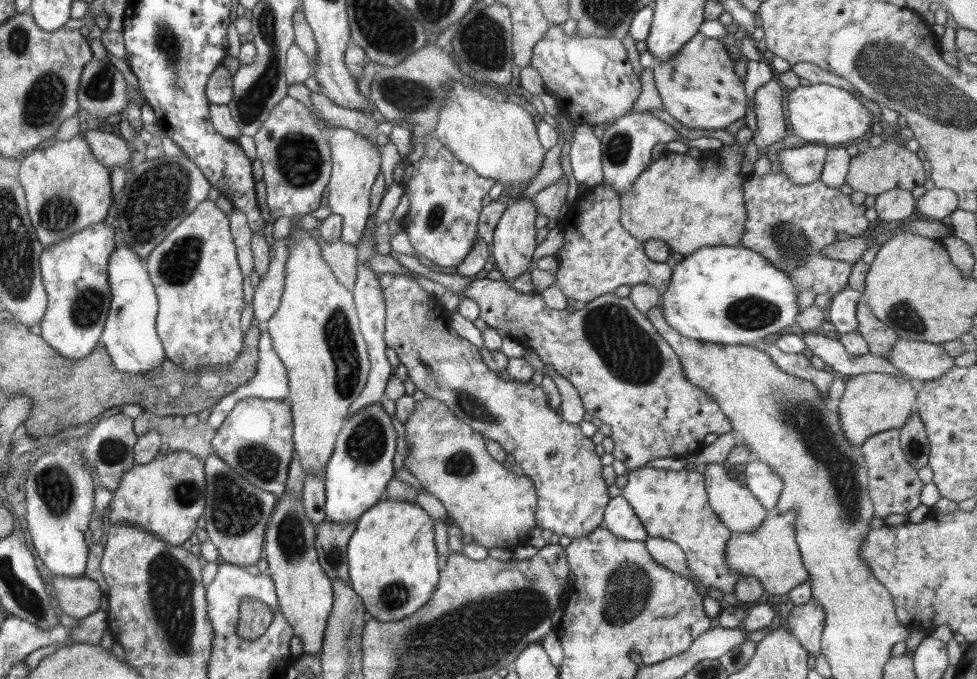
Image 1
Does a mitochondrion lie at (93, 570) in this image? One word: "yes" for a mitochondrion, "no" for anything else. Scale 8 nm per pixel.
no

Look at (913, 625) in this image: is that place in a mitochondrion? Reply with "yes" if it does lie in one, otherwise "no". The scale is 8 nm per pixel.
no

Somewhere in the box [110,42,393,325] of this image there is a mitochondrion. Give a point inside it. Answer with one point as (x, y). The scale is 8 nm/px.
(159, 196)

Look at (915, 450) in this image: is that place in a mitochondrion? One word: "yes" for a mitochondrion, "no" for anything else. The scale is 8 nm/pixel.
yes

